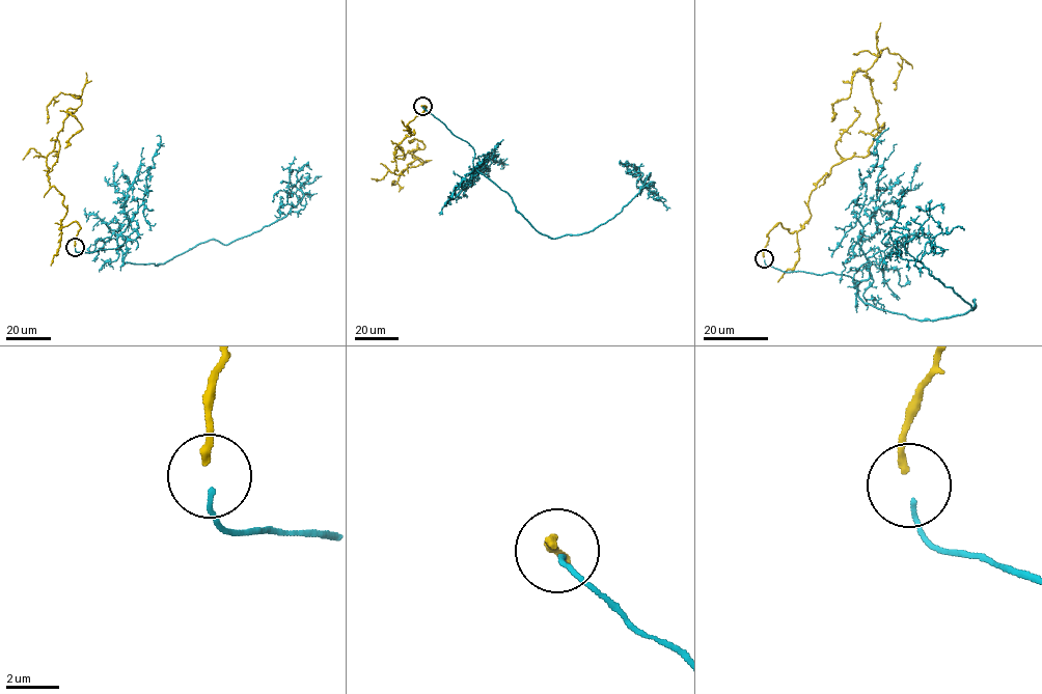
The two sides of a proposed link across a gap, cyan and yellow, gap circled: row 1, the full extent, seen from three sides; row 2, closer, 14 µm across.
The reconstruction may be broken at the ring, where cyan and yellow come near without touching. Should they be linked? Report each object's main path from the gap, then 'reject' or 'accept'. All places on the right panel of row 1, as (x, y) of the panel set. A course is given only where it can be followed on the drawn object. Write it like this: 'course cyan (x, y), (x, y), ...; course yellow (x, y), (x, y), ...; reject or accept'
course cyan (764, 259), (851, 276), (913, 318), (963, 314), (974, 300), (904, 245), (929, 215); course yellow (764, 256), (833, 166), (866, 156), (867, 71), (885, 48), (902, 62), (894, 90); reject

